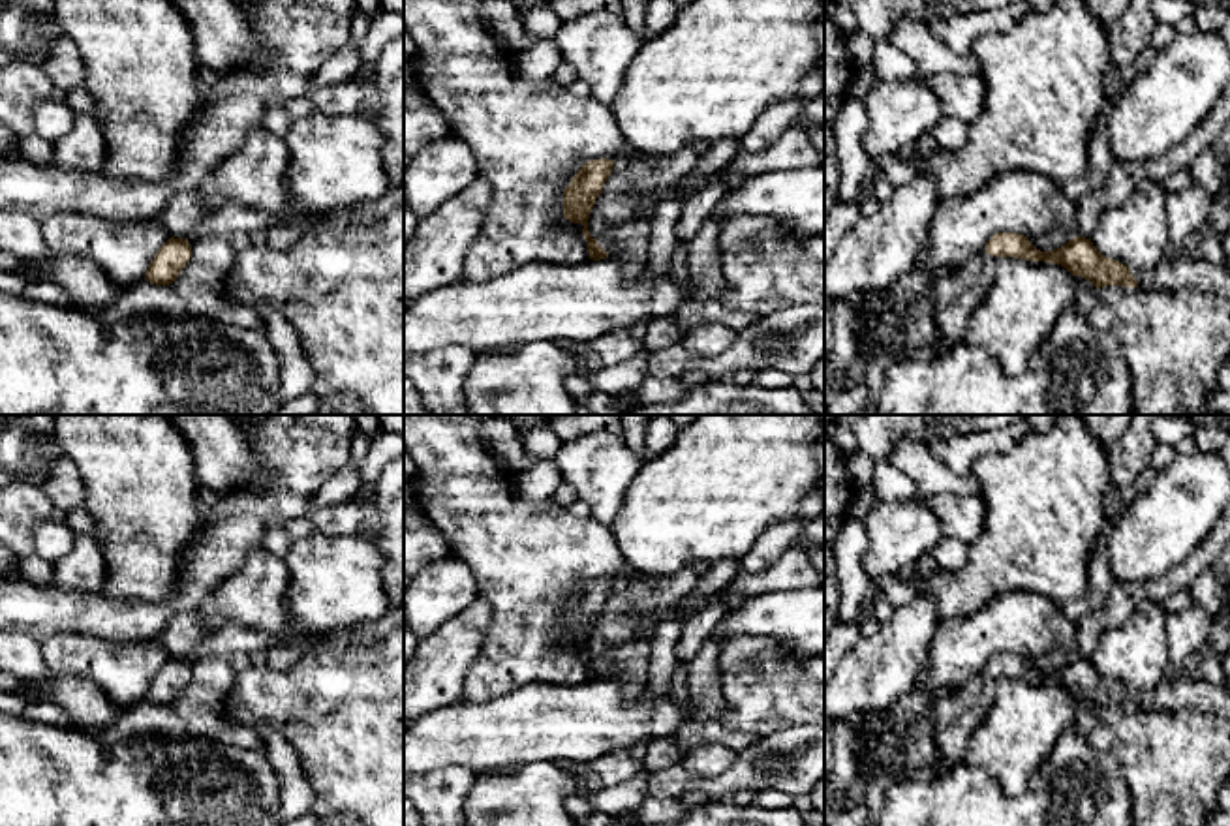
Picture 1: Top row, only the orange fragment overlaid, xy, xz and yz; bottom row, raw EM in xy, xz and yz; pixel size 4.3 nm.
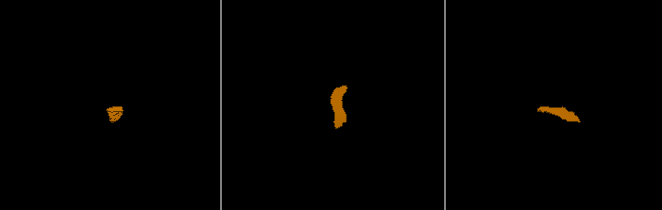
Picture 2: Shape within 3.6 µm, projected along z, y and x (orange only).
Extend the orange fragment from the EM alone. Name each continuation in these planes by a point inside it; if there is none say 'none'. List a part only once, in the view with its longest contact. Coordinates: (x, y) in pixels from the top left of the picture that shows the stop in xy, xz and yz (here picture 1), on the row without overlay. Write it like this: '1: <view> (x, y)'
1: yz (1189, 691)
2: yz (954, 718)

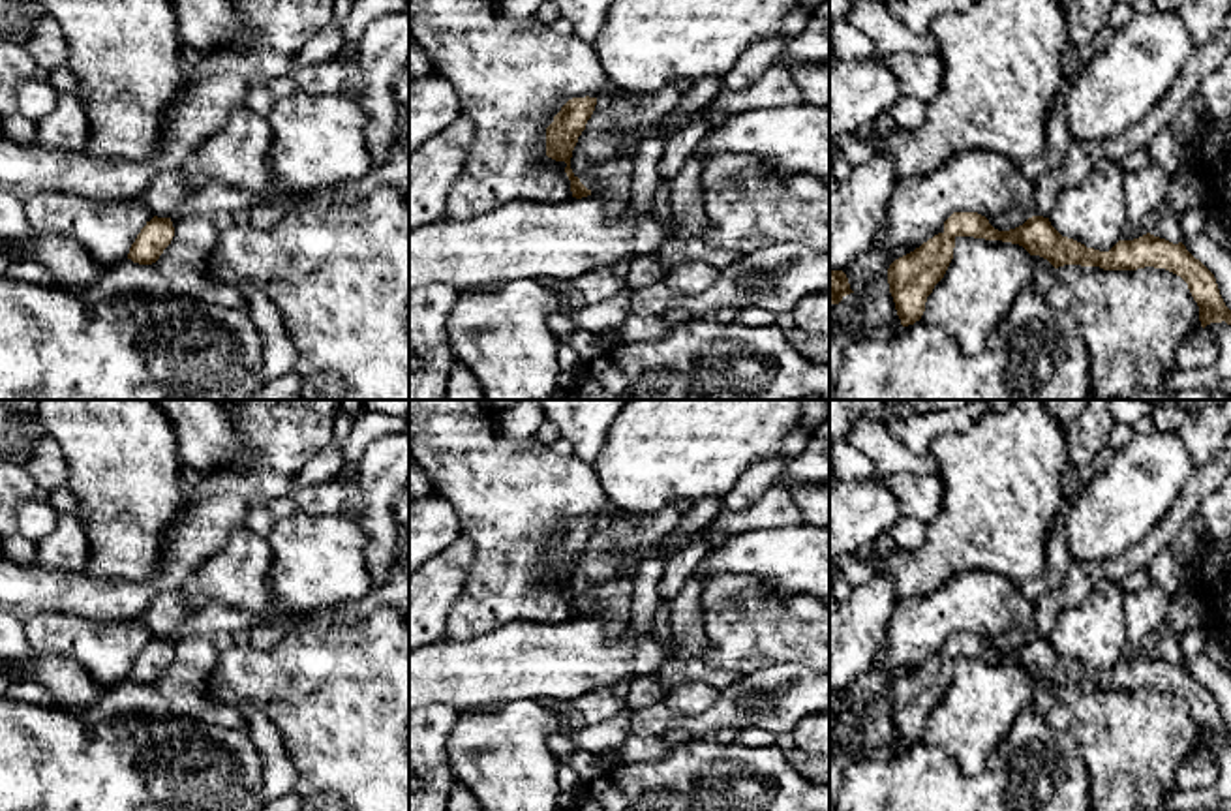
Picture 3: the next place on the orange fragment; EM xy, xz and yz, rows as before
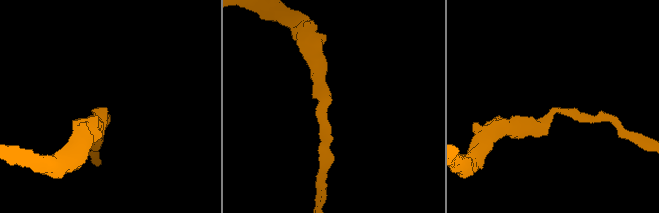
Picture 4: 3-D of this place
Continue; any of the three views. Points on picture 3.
none

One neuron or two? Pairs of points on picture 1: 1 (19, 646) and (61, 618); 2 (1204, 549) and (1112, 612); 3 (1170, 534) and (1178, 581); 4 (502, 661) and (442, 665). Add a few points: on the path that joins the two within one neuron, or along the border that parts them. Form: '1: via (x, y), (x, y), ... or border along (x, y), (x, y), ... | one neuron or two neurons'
1: border along (19, 631), (40, 644) | two neurons
2: via (1183, 573), (1159, 588), (1137, 590) | one neuron
3: border along (1208, 535), (1183, 560), (1135, 582) | two neurons
4: border along (491, 620), (481, 650), (466, 673), (462, 697) | two neurons

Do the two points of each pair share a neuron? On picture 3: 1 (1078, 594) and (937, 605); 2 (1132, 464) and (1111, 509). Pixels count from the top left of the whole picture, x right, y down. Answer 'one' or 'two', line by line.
1: two
2: one

